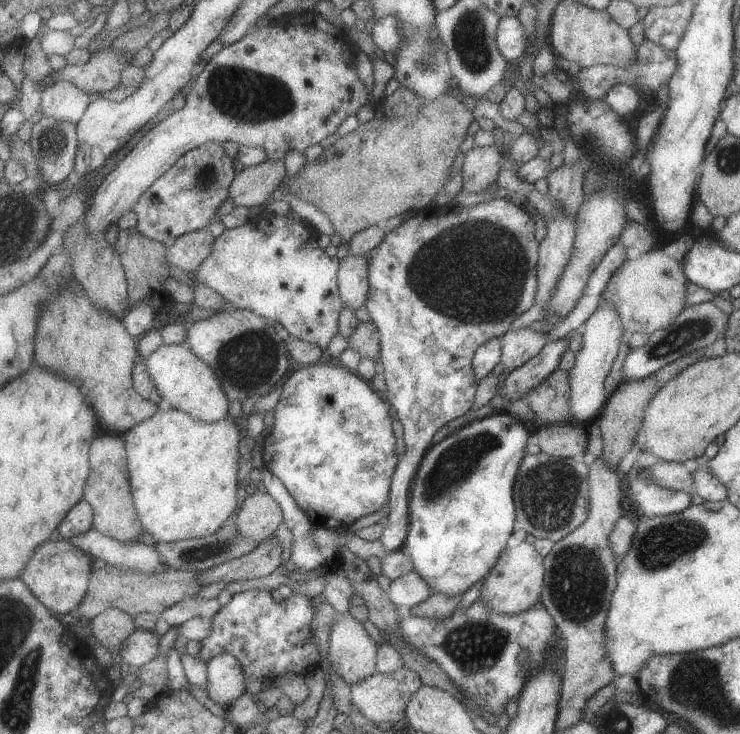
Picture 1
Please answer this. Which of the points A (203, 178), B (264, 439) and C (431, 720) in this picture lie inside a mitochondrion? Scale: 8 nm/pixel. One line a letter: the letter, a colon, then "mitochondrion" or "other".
A: mitochondrion
B: other
C: other

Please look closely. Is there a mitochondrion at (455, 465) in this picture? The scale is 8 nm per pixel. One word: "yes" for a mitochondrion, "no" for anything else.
yes

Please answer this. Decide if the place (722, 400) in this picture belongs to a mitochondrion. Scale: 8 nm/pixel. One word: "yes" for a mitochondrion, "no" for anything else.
no

